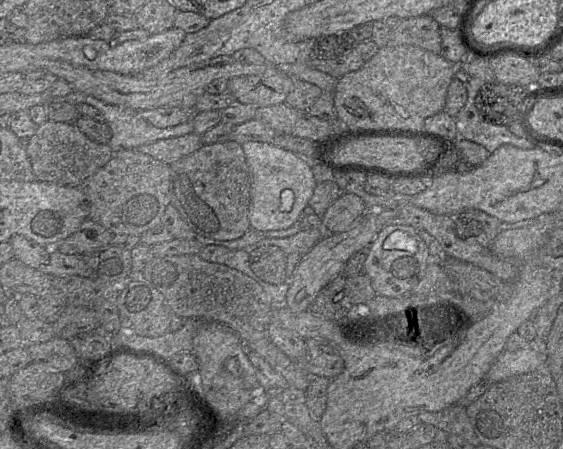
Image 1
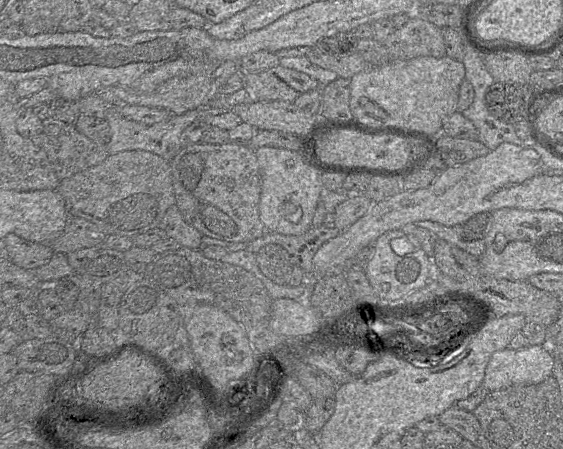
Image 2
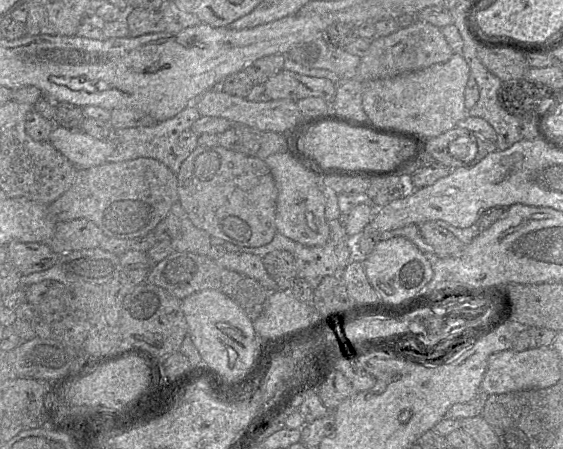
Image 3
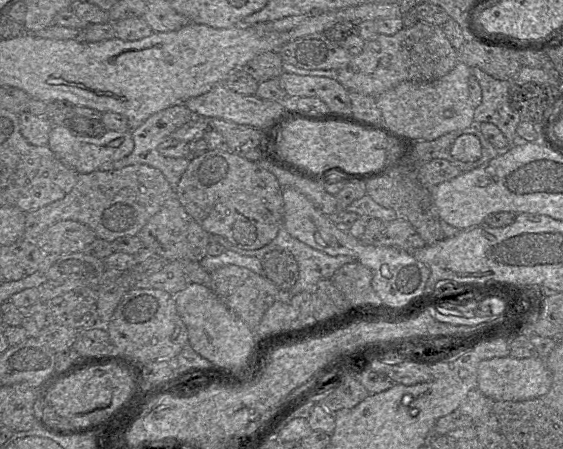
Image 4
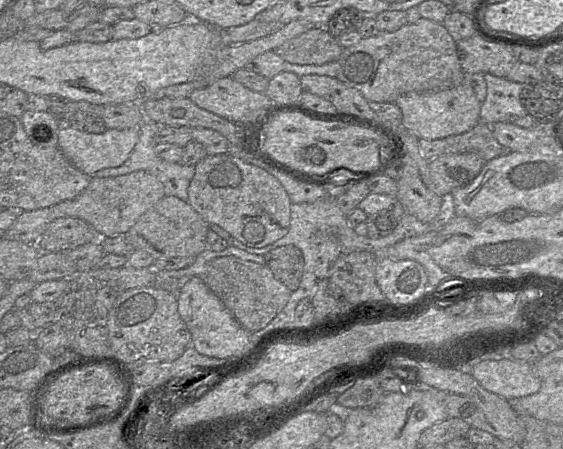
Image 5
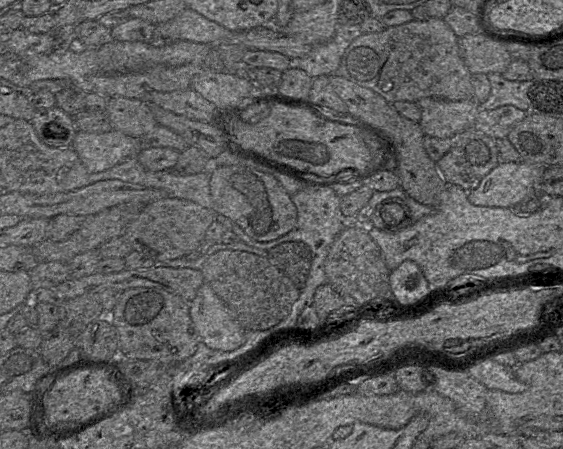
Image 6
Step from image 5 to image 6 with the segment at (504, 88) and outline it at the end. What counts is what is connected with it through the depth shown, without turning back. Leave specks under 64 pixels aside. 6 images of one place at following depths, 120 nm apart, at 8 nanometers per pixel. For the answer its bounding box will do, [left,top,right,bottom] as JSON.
[479,73,534,112]

